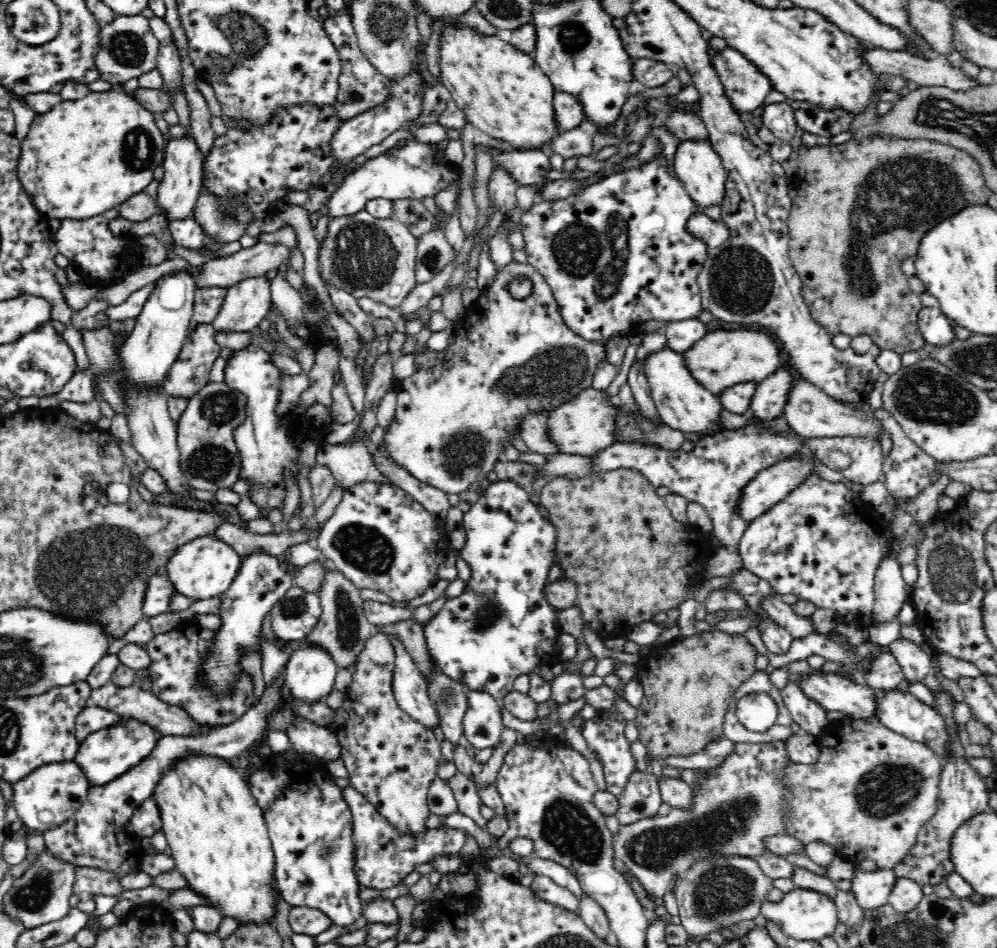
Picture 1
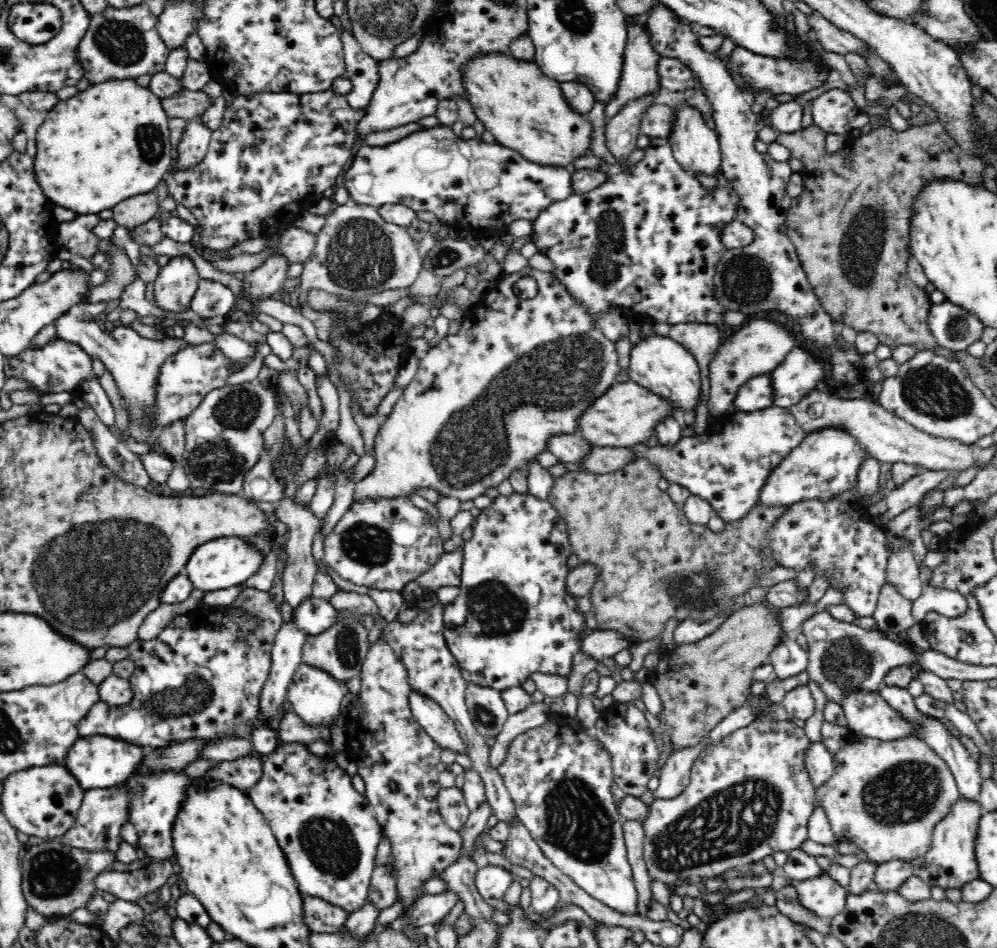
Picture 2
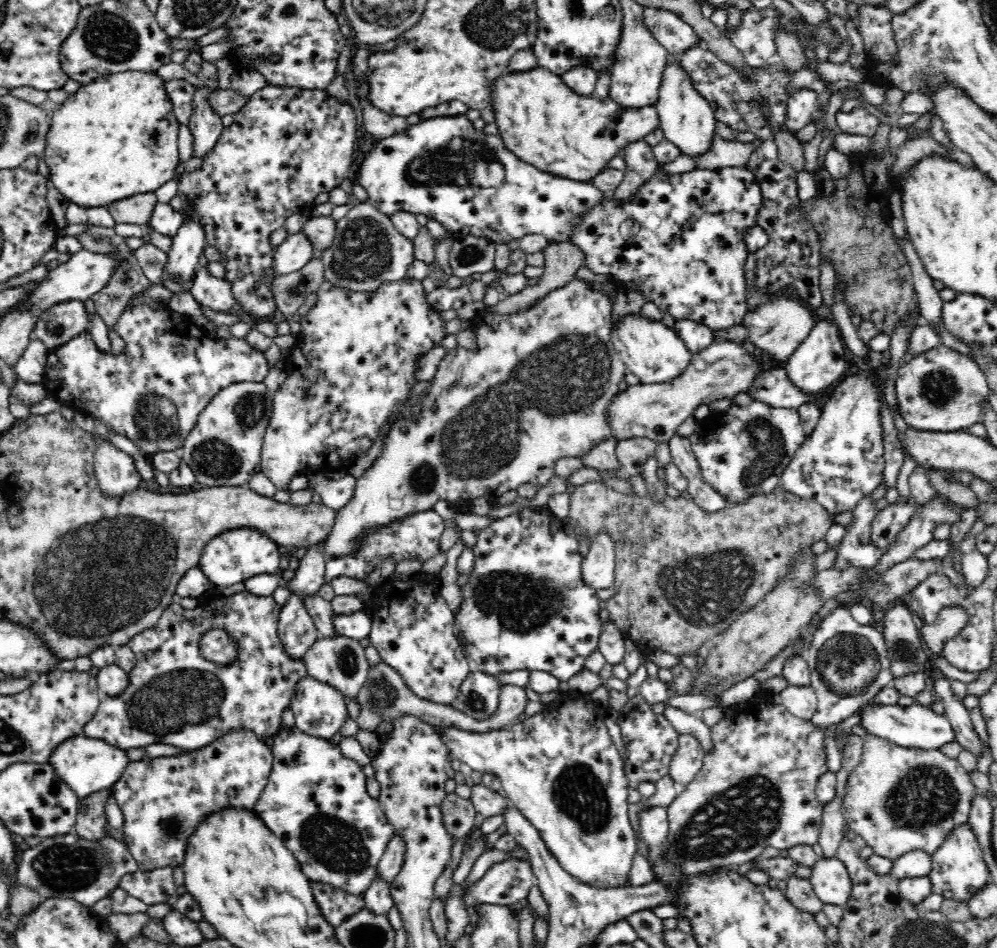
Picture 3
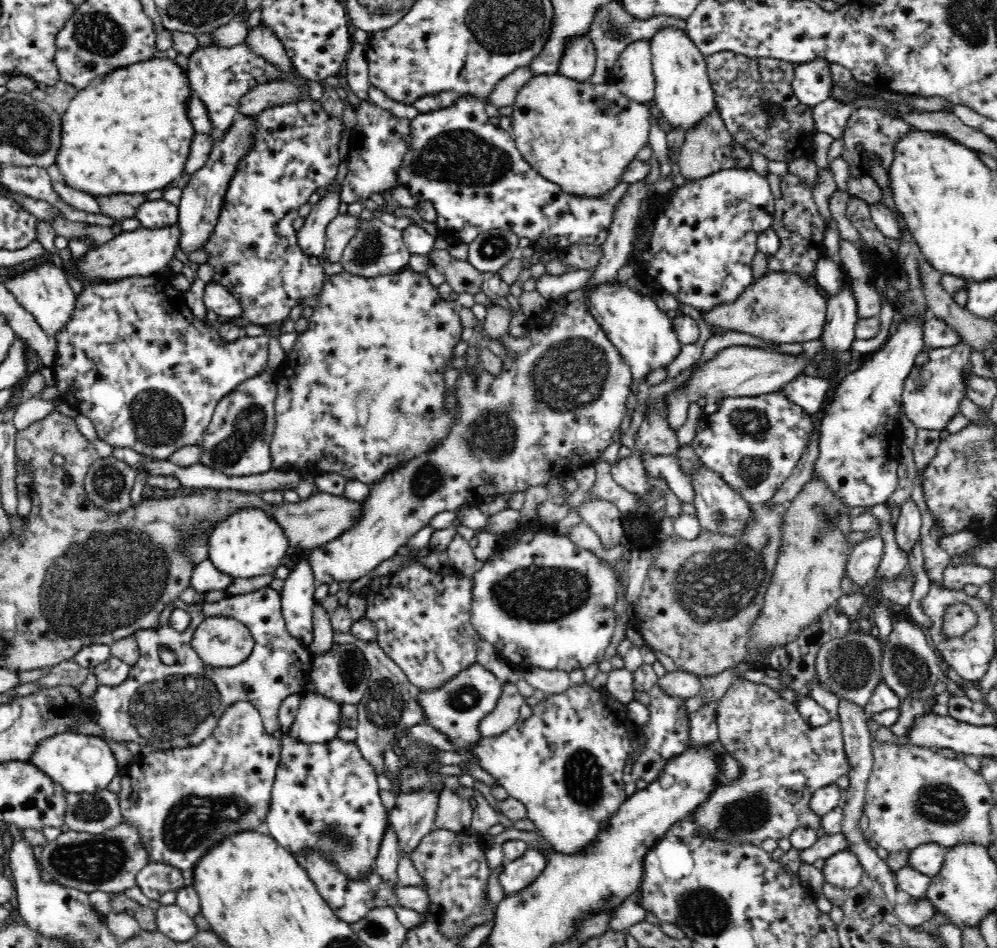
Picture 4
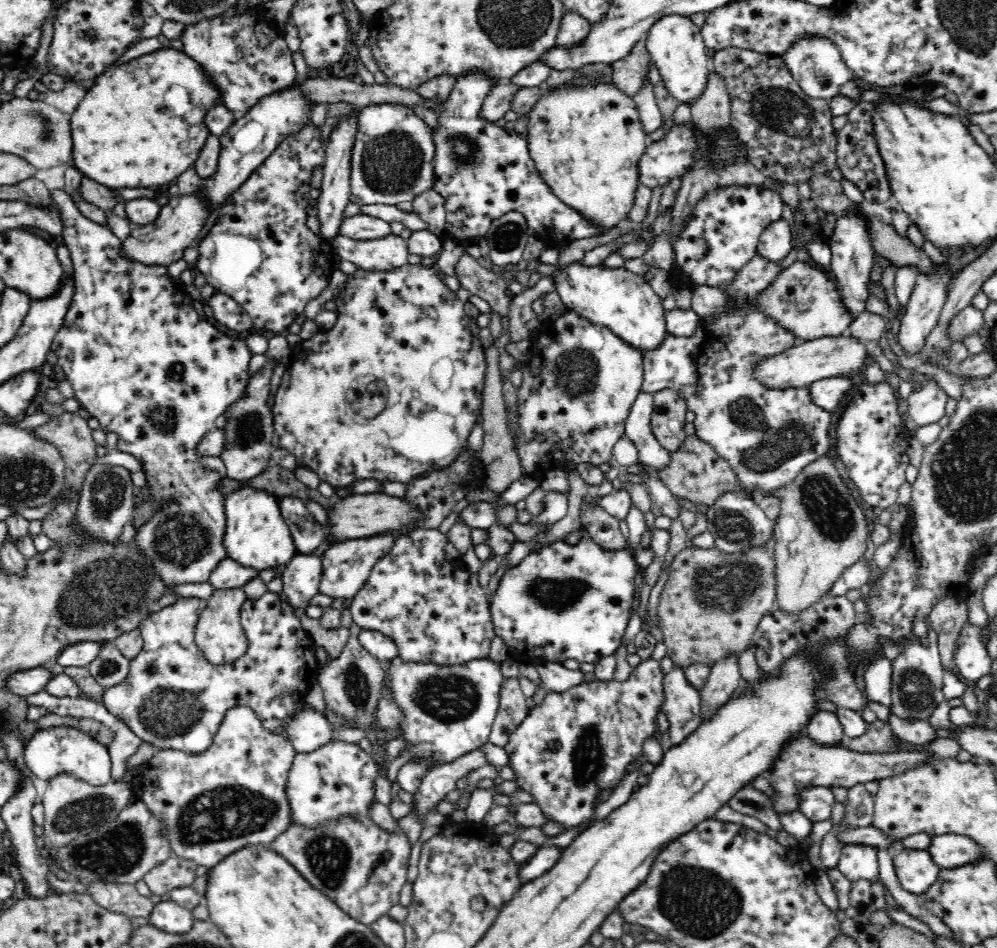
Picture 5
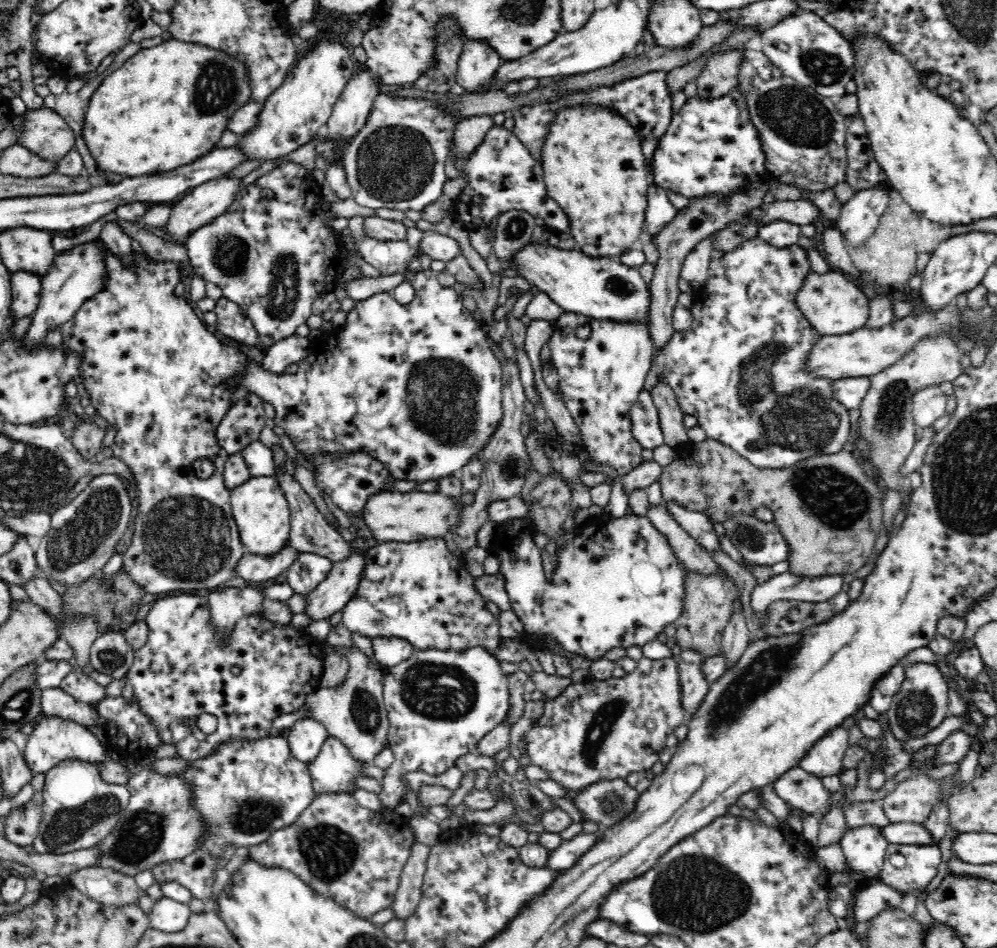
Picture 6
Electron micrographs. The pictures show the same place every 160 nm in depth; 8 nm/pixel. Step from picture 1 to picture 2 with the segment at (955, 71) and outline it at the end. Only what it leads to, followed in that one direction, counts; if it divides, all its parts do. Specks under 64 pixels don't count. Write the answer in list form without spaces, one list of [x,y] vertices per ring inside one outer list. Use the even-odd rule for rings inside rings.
[[[807,11],[807,16],[810,28],[815,34],[815,40],[823,49],[843,55],[854,52],[864,59],[874,53],[874,50],[868,47],[864,41],[838,29],[818,12]]]

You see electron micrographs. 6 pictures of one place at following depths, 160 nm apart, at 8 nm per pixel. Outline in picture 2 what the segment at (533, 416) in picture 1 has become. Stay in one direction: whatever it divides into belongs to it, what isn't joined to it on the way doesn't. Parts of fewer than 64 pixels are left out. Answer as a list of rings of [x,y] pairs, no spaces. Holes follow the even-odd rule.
[[[552,434],[546,440],[546,452],[552,453],[561,463],[578,463],[593,448],[584,441],[580,435],[572,434]]]

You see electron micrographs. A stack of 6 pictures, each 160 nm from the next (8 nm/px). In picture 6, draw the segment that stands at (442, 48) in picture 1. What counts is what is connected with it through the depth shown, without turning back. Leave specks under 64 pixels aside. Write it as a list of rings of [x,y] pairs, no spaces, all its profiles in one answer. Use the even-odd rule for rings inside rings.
[[[581,101],[562,106],[548,124],[540,152],[544,183],[551,199],[570,219],[571,235],[577,249],[590,257],[618,259],[642,234],[647,208],[648,188],[652,185],[641,136],[621,112],[611,106]]]

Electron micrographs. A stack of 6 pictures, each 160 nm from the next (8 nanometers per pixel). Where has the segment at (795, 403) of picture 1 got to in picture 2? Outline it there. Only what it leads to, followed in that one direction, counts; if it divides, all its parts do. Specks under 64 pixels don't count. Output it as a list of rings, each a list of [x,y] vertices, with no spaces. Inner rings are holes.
[[[810,390],[801,401],[790,408],[798,426],[806,434],[827,428],[842,429],[854,437],[862,447],[878,461],[886,463],[902,462],[920,465],[928,470],[966,470],[972,468],[977,460],[977,445],[962,445],[948,439],[932,437],[928,433],[915,429],[902,418],[890,414],[875,400],[836,398],[826,391]]]

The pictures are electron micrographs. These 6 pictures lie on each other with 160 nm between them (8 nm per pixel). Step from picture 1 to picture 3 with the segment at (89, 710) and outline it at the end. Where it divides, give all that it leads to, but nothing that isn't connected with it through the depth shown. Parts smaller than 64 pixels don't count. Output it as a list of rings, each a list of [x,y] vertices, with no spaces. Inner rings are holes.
[[[240,590],[233,595],[227,594],[226,596],[217,594],[211,599],[200,601],[198,606],[193,610],[183,608],[178,601],[172,602],[168,605],[168,608],[162,612],[160,618],[158,618],[158,622],[156,622],[152,628],[143,630],[141,633],[133,636],[132,640],[127,642],[127,647],[132,651],[137,660],[134,669],[128,673],[130,684],[126,690],[124,690],[120,696],[116,696],[116,698],[111,699],[110,696],[102,697],[99,708],[94,713],[94,717],[84,726],[83,736],[101,739],[102,741],[110,743],[112,746],[117,746],[126,751],[130,750],[130,748],[147,747],[150,746],[150,744],[172,744],[172,746],[178,746],[178,748],[182,748],[184,751],[193,751],[201,749],[203,746],[208,746],[210,743],[218,740],[218,738],[230,734],[230,732],[246,732],[246,730],[252,734],[256,734],[259,740],[269,742],[282,730],[282,728],[284,728],[284,711],[290,707],[290,702],[293,698],[297,683],[307,676],[307,669],[305,668],[303,660],[293,660],[289,658],[286,651],[284,651],[284,647],[282,647],[277,627],[280,609],[280,604],[274,601],[272,595],[258,596],[257,594],[252,594],[252,592],[248,590]],[[212,629],[222,629],[228,632],[228,637],[236,643],[238,655],[230,665],[216,665],[216,663],[210,662],[210,660],[202,657],[202,653],[200,653],[200,639]]]

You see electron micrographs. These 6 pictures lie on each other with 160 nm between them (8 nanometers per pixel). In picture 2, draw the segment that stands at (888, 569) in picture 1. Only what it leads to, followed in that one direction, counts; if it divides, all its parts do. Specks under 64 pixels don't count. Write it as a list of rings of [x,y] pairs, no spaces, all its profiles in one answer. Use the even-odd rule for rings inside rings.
[[[886,581],[880,589],[876,610],[872,612],[875,629],[885,636],[902,639],[904,630],[910,628],[912,620],[912,602],[904,598],[891,582]]]

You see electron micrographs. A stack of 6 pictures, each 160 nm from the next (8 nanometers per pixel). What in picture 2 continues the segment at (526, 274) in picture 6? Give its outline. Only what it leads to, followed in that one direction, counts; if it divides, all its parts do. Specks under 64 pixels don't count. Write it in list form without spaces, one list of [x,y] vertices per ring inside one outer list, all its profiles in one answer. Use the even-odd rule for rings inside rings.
[[[657,335],[647,340],[640,339],[638,344],[631,348],[629,374],[632,381],[646,387],[650,393],[670,401],[679,418],[685,412],[695,412],[701,402],[702,381],[698,361],[690,351],[668,336]]]

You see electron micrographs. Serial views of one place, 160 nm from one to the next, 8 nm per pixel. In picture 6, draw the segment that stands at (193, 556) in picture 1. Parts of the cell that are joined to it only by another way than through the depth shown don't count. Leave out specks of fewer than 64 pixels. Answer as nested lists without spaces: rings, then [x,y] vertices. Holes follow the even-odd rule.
[[[252,477],[240,486],[230,488],[230,508],[236,521],[238,537],[246,547],[246,552],[273,557],[288,544],[290,530],[288,501],[274,477]]]

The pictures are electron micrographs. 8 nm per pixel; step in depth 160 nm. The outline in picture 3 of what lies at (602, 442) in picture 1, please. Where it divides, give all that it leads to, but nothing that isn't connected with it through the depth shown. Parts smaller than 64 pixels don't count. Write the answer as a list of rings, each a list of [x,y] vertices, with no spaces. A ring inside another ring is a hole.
[[[721,339],[702,352],[692,354],[688,368],[678,378],[659,385],[628,384],[624,390],[614,394],[606,406],[610,436],[618,441],[646,437],[656,444],[667,443],[698,406],[726,396],[736,397],[740,392],[746,393],[754,376],[762,370],[762,366],[758,366],[741,344]]]

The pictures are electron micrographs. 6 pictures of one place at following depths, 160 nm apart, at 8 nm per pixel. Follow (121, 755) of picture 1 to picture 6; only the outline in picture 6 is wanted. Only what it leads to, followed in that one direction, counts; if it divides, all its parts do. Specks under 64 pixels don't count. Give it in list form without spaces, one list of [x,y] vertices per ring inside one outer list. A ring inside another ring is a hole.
[[[58,717],[44,718],[34,726],[28,743],[25,746],[24,756],[27,765],[35,774],[45,774],[57,764],[65,760],[86,761],[99,767],[108,760],[106,746],[101,744],[97,737],[89,730],[72,720],[63,720]]]

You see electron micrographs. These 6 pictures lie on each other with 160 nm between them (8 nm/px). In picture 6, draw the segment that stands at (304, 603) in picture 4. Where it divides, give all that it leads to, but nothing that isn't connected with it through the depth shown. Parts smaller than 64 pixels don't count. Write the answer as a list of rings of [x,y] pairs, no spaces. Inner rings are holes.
[[[304,552],[296,554],[294,562],[285,571],[283,580],[296,594],[308,594],[328,576],[332,561],[325,556]]]

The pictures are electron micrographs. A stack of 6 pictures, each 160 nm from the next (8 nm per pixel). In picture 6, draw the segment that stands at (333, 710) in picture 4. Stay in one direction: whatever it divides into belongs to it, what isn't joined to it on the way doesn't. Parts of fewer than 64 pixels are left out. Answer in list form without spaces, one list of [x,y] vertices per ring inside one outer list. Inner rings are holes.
[[[309,717],[298,720],[284,732],[291,753],[300,761],[308,763],[320,752],[322,745],[330,738],[322,723]]]

